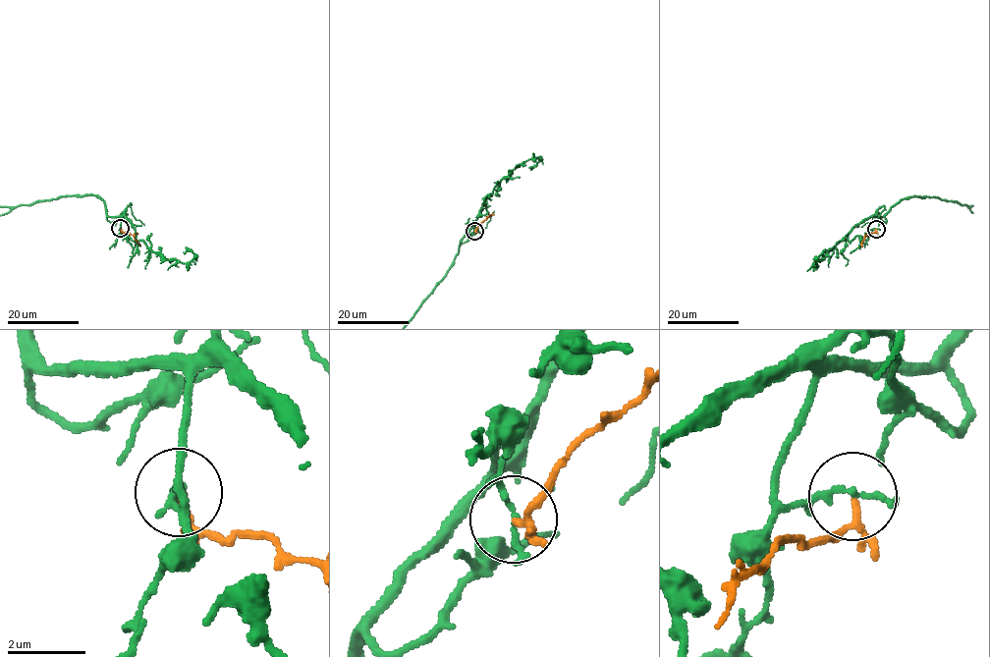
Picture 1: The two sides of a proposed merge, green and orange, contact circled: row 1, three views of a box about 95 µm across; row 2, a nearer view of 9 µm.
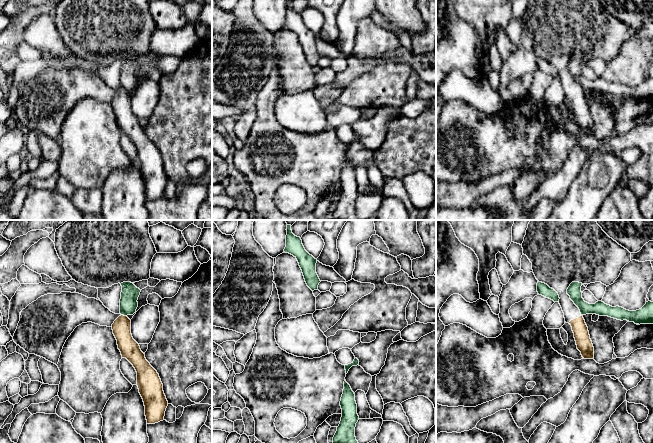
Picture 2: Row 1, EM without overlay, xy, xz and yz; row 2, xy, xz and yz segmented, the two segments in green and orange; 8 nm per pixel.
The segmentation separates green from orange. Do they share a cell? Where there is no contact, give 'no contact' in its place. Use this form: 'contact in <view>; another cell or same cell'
contact in xy; another cell

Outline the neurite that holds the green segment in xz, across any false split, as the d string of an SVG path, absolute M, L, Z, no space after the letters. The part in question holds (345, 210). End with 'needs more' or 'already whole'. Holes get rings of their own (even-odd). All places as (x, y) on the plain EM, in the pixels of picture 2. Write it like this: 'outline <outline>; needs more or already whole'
outline M346 156L344 157L340 182L342 193L333 213L333 220L359 220L355 213L355 203L359 196L355 170Z; already whole

